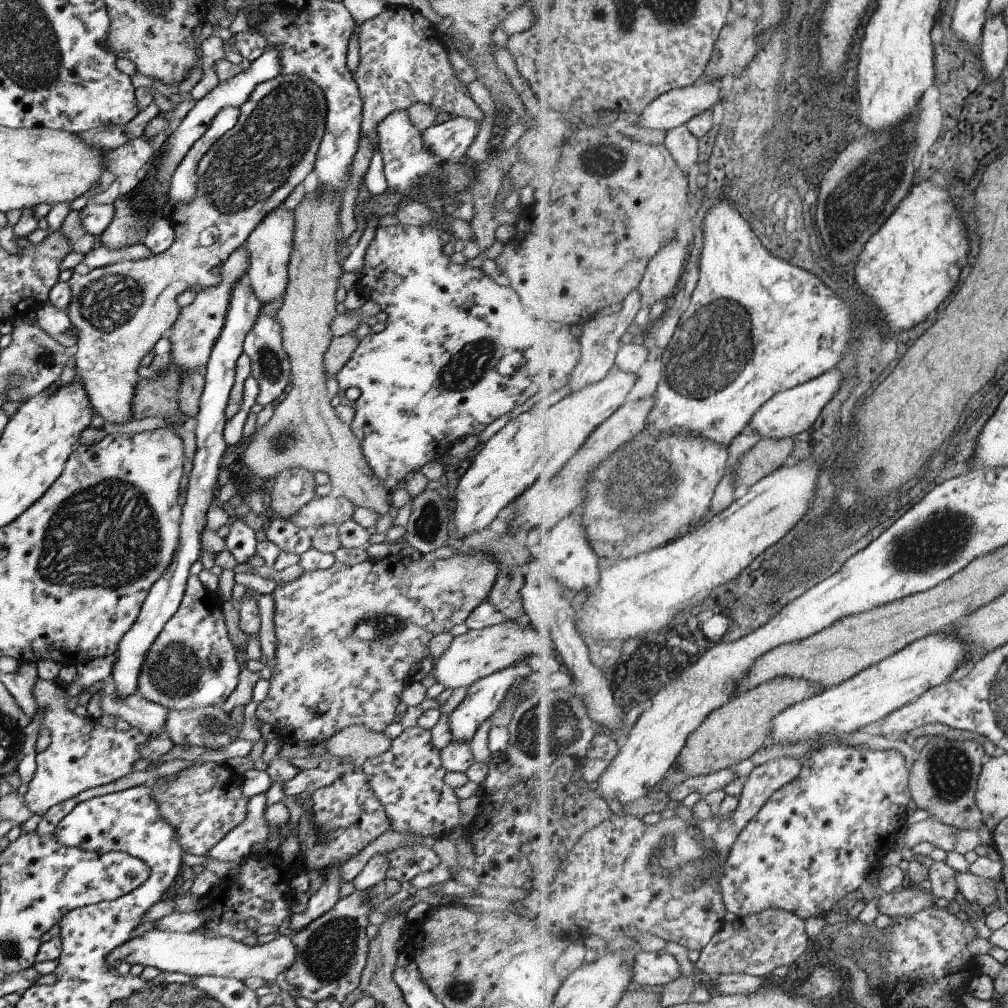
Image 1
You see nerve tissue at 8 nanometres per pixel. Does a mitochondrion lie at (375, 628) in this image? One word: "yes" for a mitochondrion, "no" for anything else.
yes

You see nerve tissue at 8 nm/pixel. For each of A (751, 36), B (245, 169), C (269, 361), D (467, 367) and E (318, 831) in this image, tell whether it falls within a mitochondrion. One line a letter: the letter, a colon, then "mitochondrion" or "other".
A: mitochondrion
B: mitochondrion
C: mitochondrion
D: mitochondrion
E: other

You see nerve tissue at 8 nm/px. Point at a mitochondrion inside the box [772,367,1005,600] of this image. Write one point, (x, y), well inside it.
(934, 541)

